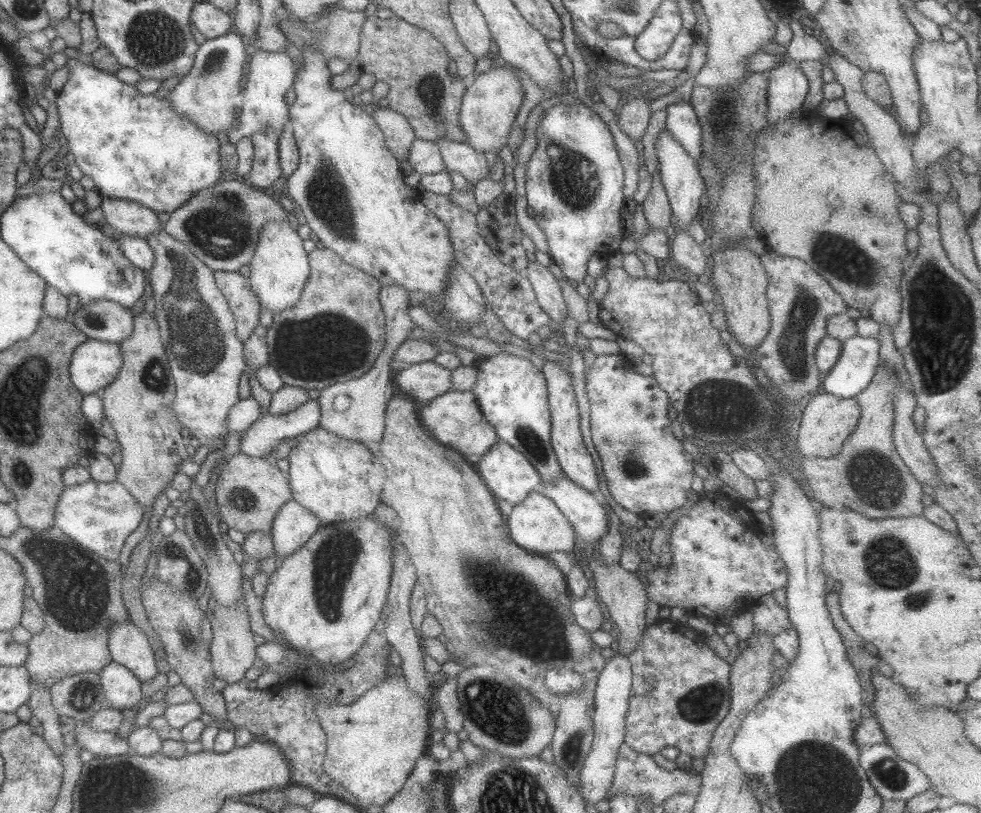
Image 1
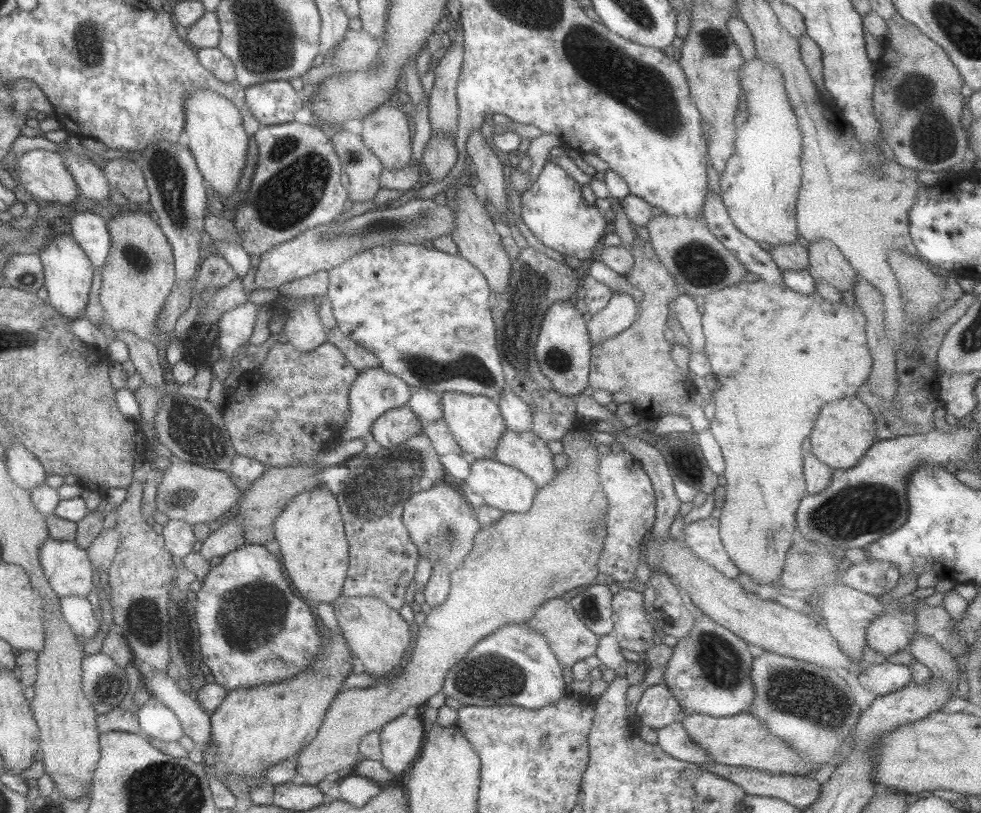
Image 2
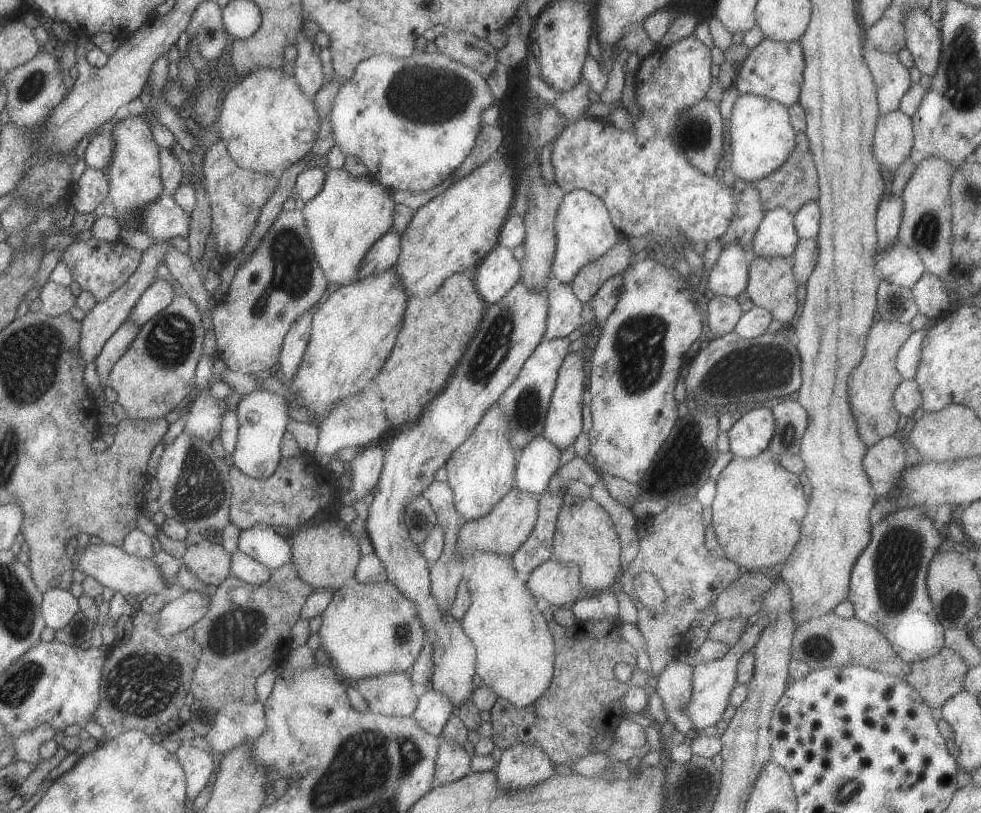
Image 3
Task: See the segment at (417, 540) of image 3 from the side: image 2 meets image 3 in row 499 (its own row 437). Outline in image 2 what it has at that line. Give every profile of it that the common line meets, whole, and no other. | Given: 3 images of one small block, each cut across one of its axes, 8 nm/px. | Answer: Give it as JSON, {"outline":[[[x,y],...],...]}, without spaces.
{"outline":[[[423,429],[406,442],[382,450],[368,460],[356,456],[344,463],[351,473],[340,483],[336,498],[349,544],[349,570],[341,595],[380,598],[399,612],[421,558],[402,522],[404,502],[410,494],[441,483],[446,472]]]}

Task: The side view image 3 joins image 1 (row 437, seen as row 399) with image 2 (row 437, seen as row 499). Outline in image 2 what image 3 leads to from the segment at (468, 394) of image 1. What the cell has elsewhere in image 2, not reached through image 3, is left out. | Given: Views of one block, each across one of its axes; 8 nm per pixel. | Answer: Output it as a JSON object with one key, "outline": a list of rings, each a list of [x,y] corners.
{"outline":[[[406,404],[403,407],[391,408],[380,418],[376,418],[371,431],[372,438],[382,449],[390,449],[420,434],[421,430],[418,415]]]}

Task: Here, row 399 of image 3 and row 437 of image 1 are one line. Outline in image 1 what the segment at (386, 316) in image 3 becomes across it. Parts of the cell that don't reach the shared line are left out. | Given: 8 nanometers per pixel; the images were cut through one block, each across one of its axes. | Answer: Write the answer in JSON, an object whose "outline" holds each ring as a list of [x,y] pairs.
{"outline":[[[318,426],[298,436],[297,444],[287,458],[290,465],[288,477],[292,499],[298,501],[305,509],[310,509],[320,519],[320,526],[371,516],[378,504],[382,503],[381,494],[386,480],[384,466],[364,443],[350,441]]]}

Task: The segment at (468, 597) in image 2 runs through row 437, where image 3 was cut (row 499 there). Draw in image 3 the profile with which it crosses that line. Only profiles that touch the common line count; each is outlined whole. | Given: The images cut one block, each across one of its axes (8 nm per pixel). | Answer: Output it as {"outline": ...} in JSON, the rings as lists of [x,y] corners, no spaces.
{"outline":[[[568,493],[563,496],[553,544],[553,560],[576,562],[580,566],[580,584],[585,594],[611,589],[622,572],[620,537],[610,514],[592,497]]]}

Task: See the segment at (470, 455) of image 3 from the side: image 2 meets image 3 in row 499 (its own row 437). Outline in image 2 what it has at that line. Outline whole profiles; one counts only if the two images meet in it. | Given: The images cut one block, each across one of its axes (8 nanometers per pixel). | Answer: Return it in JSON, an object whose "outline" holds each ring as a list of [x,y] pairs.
{"outline":[[[450,391],[442,396],[443,419],[454,435],[458,446],[478,460],[494,459],[496,446],[506,432],[507,426],[499,406],[492,398],[481,394],[464,394]]]}

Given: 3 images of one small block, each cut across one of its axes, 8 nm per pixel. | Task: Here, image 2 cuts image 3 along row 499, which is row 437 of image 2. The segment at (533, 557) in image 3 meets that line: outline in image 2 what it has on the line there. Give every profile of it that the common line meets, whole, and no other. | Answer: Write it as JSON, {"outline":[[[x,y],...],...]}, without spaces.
{"outline":[[[536,248],[520,251],[520,256],[511,261],[510,285],[500,295],[492,296],[492,316],[497,330],[497,347],[504,369],[506,383],[511,392],[519,396],[532,411],[532,432],[548,442],[560,440],[577,422],[574,398],[554,390],[552,382],[544,376],[535,356],[536,341],[544,314],[556,302],[568,300],[582,286],[583,272],[558,262]]]}

